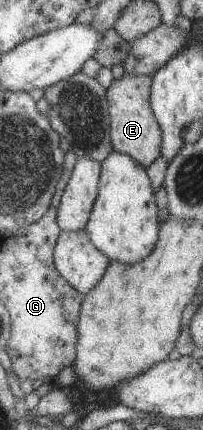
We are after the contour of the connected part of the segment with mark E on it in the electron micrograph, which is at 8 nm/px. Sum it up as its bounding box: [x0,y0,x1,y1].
[106,74,161,168]

